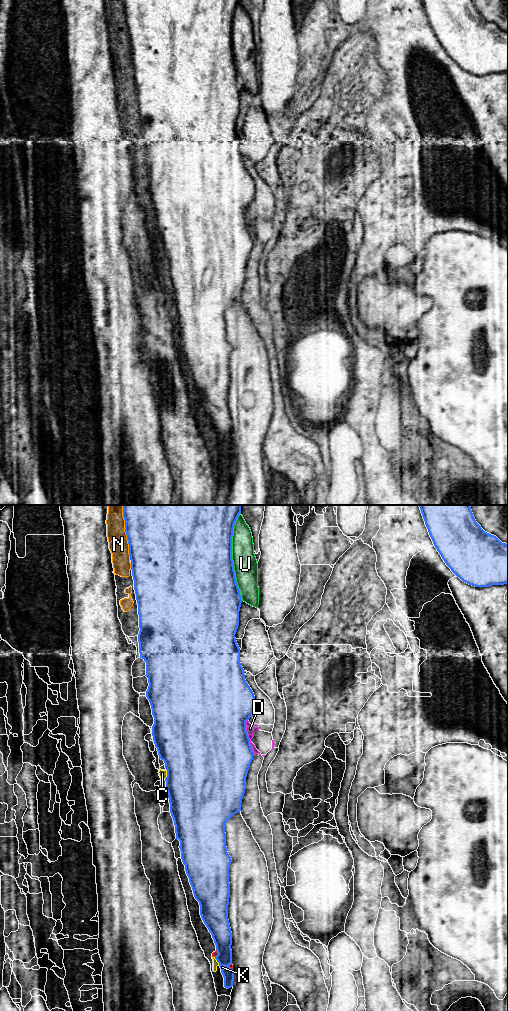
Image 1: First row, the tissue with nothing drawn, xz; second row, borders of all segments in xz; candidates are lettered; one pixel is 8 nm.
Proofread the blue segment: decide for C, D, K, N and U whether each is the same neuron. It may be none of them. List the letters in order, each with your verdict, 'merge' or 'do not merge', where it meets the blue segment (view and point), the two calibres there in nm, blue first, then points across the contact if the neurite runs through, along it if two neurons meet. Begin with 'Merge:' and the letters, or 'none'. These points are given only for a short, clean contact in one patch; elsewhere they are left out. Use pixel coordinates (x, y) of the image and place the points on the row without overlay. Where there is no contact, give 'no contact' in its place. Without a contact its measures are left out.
Merge: none
C: do not merge | xz (167, 262) | 500/60 nm
D: do not merge | xz (248, 225) | 500/80 nm
K: do not merge | xz (222, 453) | 160/20 nm | along xz (225, 454), (220, 455)
N: do not merge | xz (127, 24) | 460/160 nm
U: do not merge | xz (231, 44) | 500/190 nm

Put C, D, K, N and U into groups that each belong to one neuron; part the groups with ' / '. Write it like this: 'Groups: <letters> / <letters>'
Groups: C D K N / U

